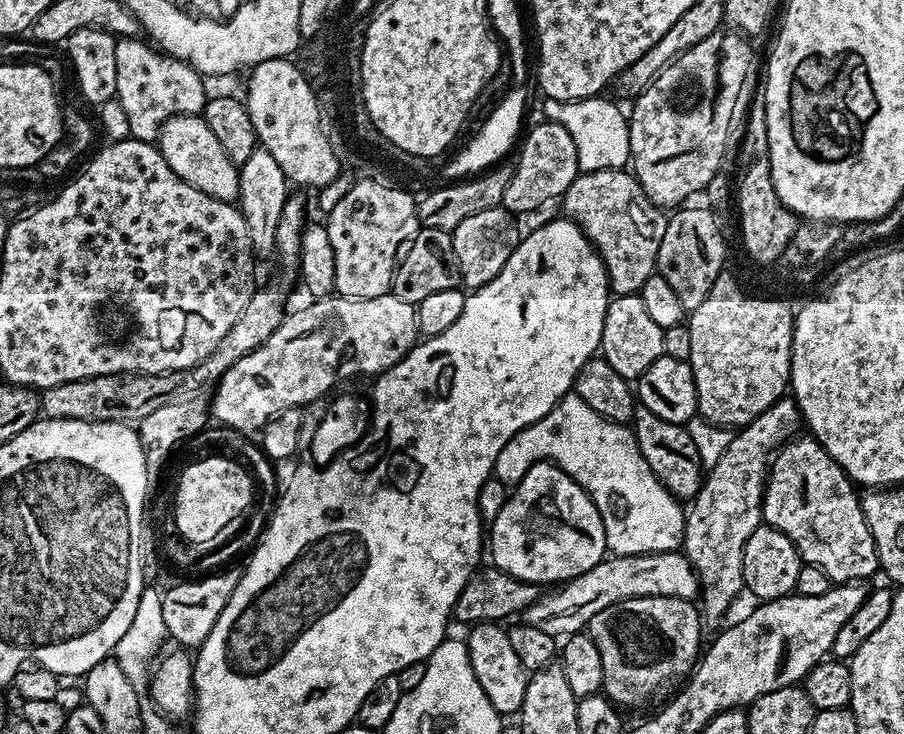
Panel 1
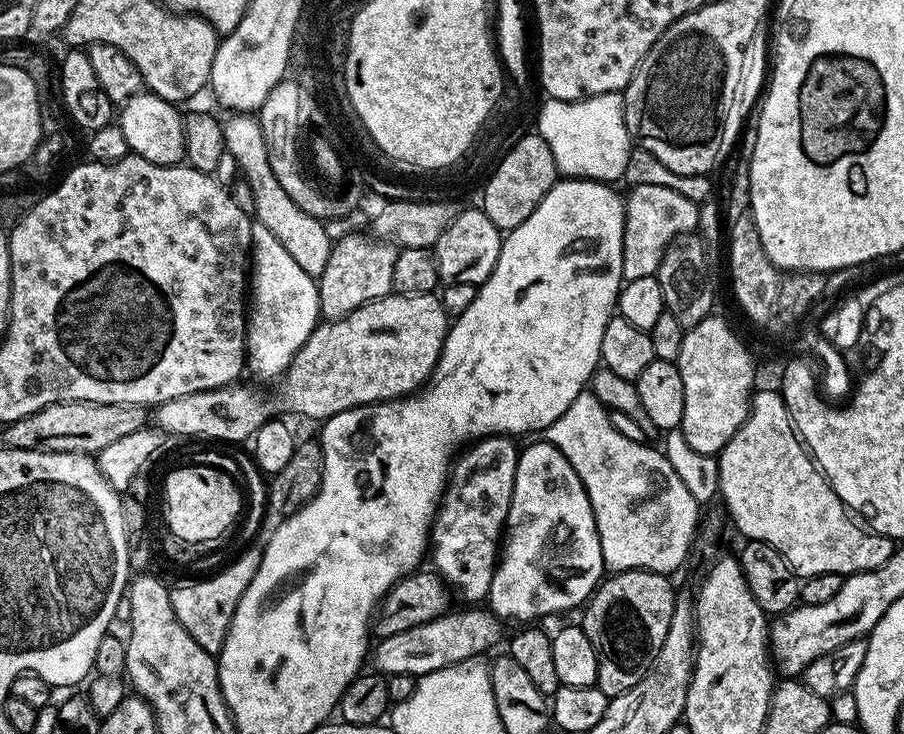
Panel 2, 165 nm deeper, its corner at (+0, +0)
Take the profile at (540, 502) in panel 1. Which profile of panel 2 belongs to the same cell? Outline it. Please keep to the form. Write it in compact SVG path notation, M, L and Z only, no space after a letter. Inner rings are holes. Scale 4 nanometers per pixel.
M539 443L517 455L502 551L486 597L487 607L504 622L536 622L539 616L579 609L606 572L590 498L574 466L553 444Z

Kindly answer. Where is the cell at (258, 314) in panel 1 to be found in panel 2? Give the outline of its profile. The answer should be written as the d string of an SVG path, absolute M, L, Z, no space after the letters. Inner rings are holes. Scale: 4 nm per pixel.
M71 400L70 402L58 402L38 410L33 416L18 418L14 423L3 429L3 443L10 448L22 450L40 449L41 452L87 452L98 454L110 442L118 442L118 438L126 438L126 434L134 434L139 428L145 427L145 409L139 404L99 404L98 402L86 402L85 400Z

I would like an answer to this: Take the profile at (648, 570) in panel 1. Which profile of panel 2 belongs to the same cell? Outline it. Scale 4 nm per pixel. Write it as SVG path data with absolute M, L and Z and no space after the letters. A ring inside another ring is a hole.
M468 606L465 612L449 610L430 622L422 622L422 626L410 626L410 630L398 630L398 634L383 637L379 641L380 645L371 649L370 664L385 677L406 674L419 678L434 670L442 670L446 666L454 666L484 654L487 648L492 648L500 639L505 639L505 625L499 616L481 608Z

